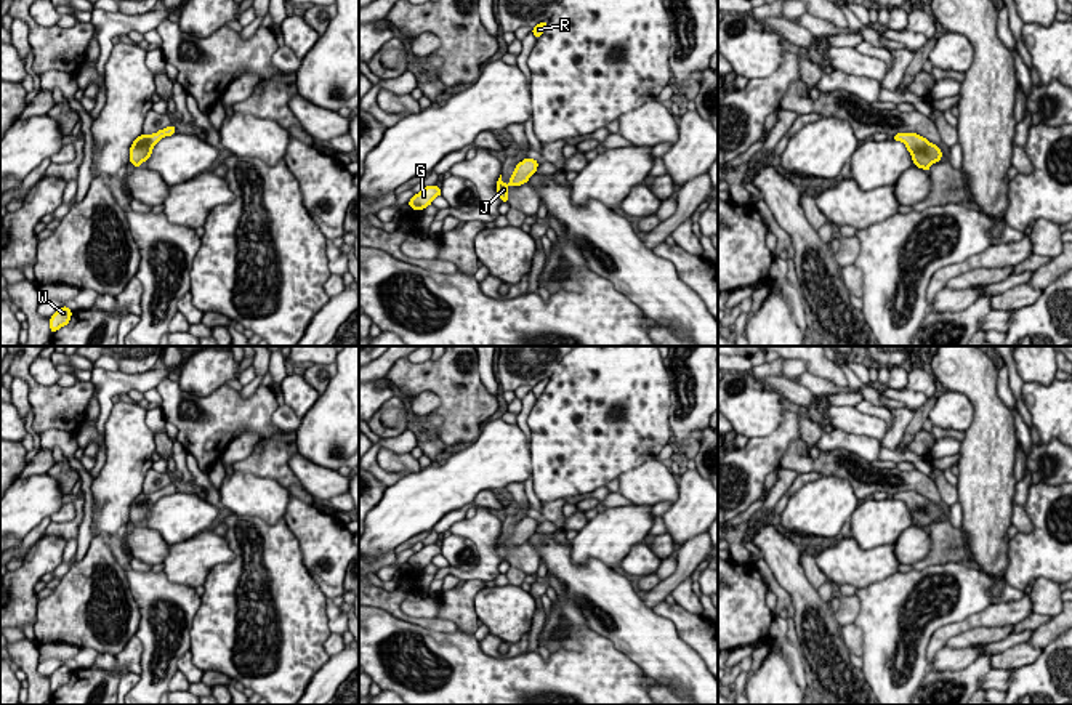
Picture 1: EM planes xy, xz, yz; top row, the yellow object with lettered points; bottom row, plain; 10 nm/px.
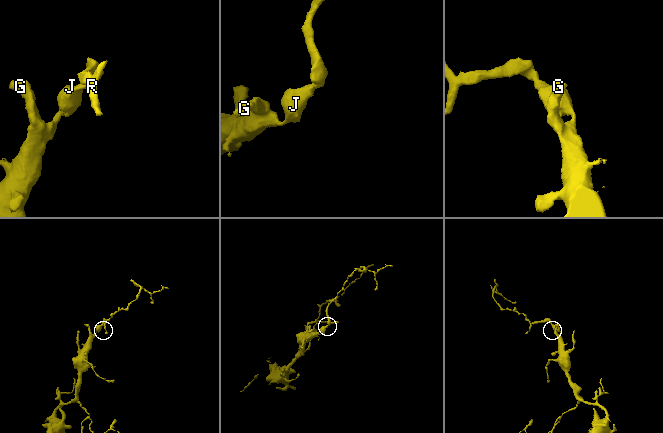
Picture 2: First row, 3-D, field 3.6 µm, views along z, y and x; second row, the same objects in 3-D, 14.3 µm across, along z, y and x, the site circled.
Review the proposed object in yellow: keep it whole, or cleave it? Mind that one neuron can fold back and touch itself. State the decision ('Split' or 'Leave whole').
Leave whole

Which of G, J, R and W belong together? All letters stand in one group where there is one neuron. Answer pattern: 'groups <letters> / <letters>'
groups G J R W

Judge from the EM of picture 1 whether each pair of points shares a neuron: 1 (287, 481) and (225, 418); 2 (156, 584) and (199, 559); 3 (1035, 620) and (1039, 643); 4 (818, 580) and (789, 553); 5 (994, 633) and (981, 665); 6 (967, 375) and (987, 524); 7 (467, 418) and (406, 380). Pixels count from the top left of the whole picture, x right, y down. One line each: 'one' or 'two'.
1: one
2: two
3: one
4: two
5: one
6: one
7: one

